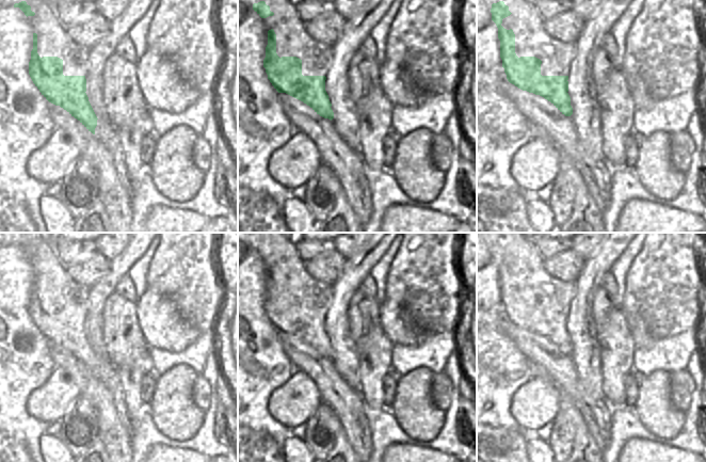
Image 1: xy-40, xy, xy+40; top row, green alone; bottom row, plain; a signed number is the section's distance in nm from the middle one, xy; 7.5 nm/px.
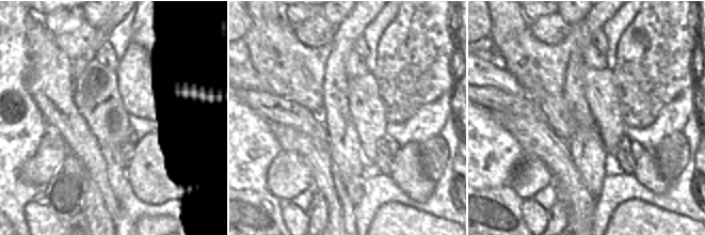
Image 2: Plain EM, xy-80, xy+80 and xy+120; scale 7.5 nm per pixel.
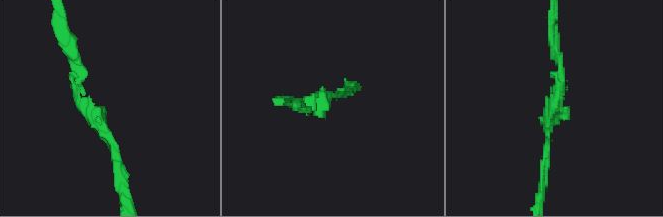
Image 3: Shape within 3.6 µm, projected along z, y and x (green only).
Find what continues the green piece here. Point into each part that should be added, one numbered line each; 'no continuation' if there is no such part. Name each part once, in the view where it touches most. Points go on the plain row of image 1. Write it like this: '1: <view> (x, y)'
no continuation

